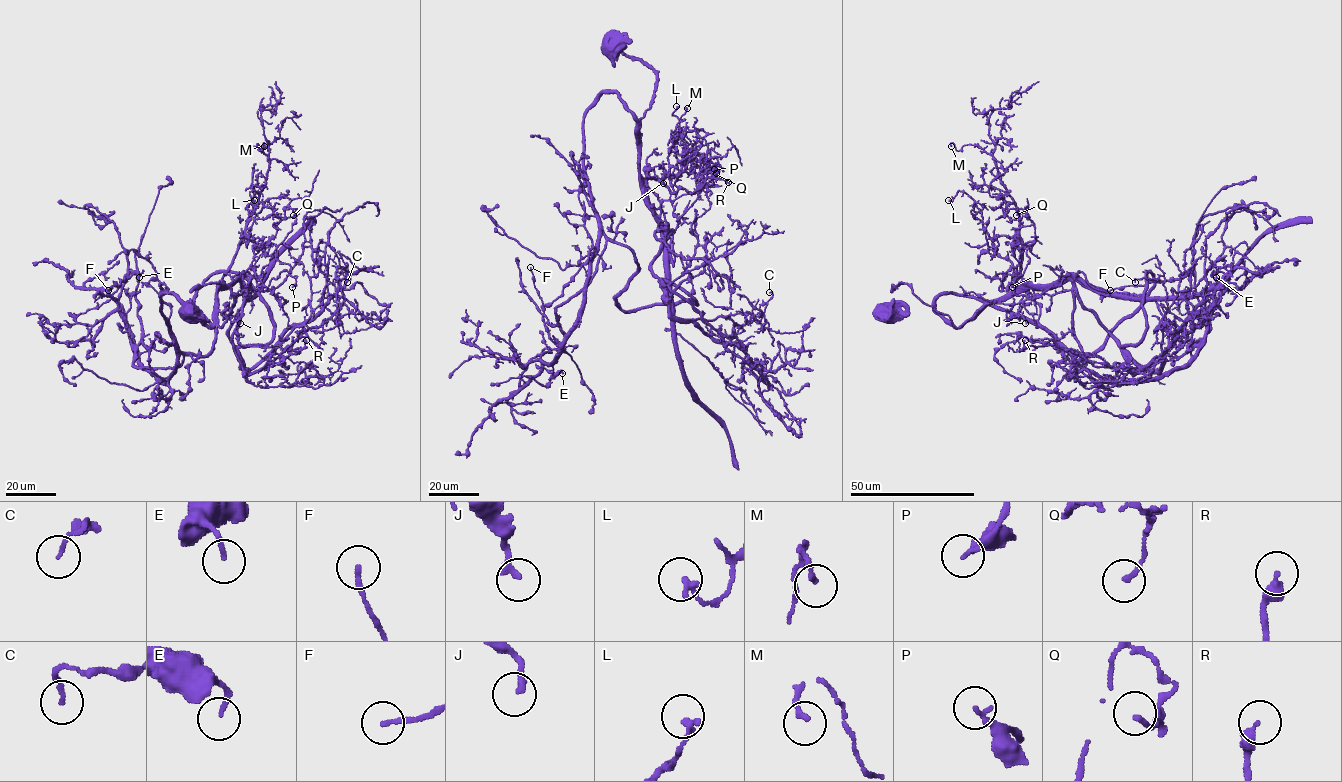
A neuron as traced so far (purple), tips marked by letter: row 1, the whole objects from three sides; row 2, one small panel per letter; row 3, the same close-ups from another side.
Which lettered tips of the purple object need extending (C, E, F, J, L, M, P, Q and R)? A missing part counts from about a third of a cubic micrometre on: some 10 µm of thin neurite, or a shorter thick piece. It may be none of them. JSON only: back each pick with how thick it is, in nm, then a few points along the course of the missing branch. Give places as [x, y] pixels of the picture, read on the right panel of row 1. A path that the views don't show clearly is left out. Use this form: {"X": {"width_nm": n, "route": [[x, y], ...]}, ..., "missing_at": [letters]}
{"missing_at": []}

